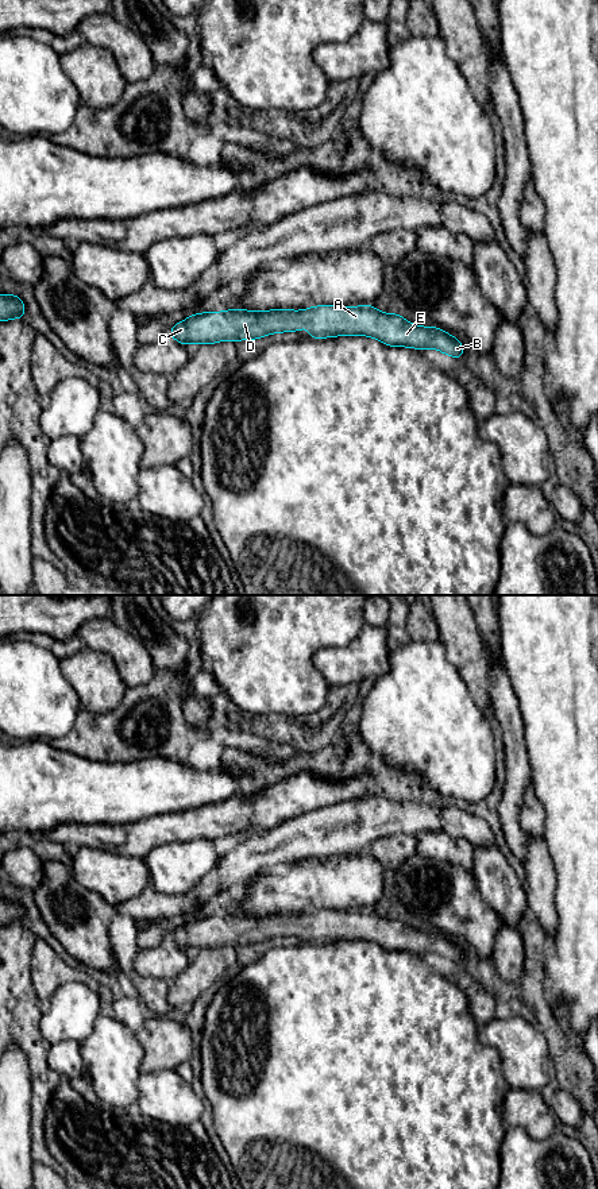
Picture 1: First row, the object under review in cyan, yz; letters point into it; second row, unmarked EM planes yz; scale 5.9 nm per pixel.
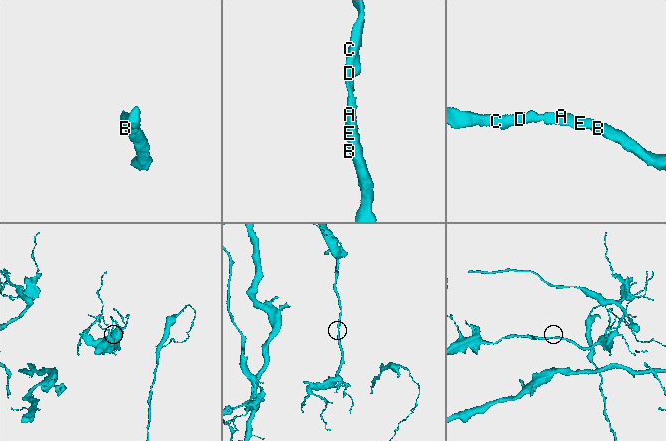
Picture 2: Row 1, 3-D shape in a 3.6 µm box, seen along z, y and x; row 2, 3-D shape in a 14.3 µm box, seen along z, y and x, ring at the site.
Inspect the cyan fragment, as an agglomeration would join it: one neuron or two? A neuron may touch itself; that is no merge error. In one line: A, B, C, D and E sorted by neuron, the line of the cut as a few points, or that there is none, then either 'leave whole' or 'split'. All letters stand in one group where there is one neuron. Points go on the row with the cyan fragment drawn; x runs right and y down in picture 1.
groups A B C D E; cut none; leave whole

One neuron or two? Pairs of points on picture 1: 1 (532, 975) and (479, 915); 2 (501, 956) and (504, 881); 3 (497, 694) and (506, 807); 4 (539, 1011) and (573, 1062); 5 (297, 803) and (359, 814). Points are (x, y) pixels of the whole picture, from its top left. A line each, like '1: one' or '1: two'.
1: two
2: one
3: one
4: one
5: two

